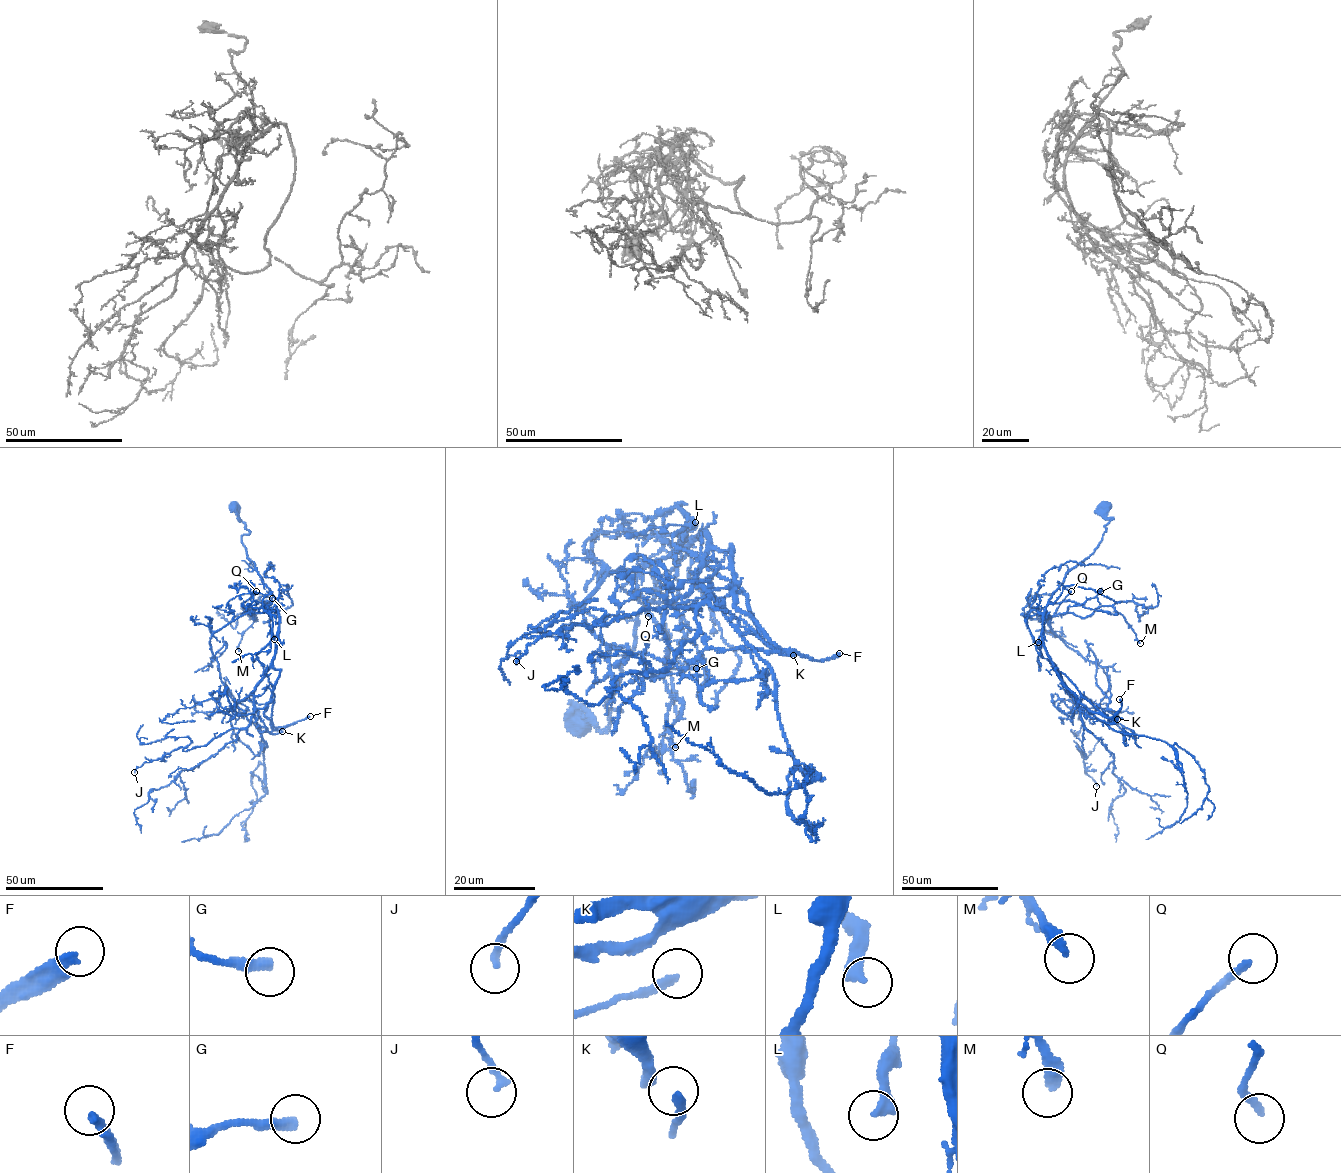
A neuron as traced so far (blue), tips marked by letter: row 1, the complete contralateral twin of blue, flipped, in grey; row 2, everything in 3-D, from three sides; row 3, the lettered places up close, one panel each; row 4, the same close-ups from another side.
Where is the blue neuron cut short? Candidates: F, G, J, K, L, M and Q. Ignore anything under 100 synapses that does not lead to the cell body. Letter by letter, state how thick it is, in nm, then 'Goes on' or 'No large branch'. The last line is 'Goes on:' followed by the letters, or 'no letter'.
F: Thickness 320 nm. Goes on
G: Thickness 360 nm. No large branch
J: Thickness 200 nm. No large branch
K: Thickness 170 nm. No large branch
L: Thickness 360 nm. No large branch
M: Thickness 360 nm. No large branch
Q: Thickness 200 nm. No large branch
Goes on: F

